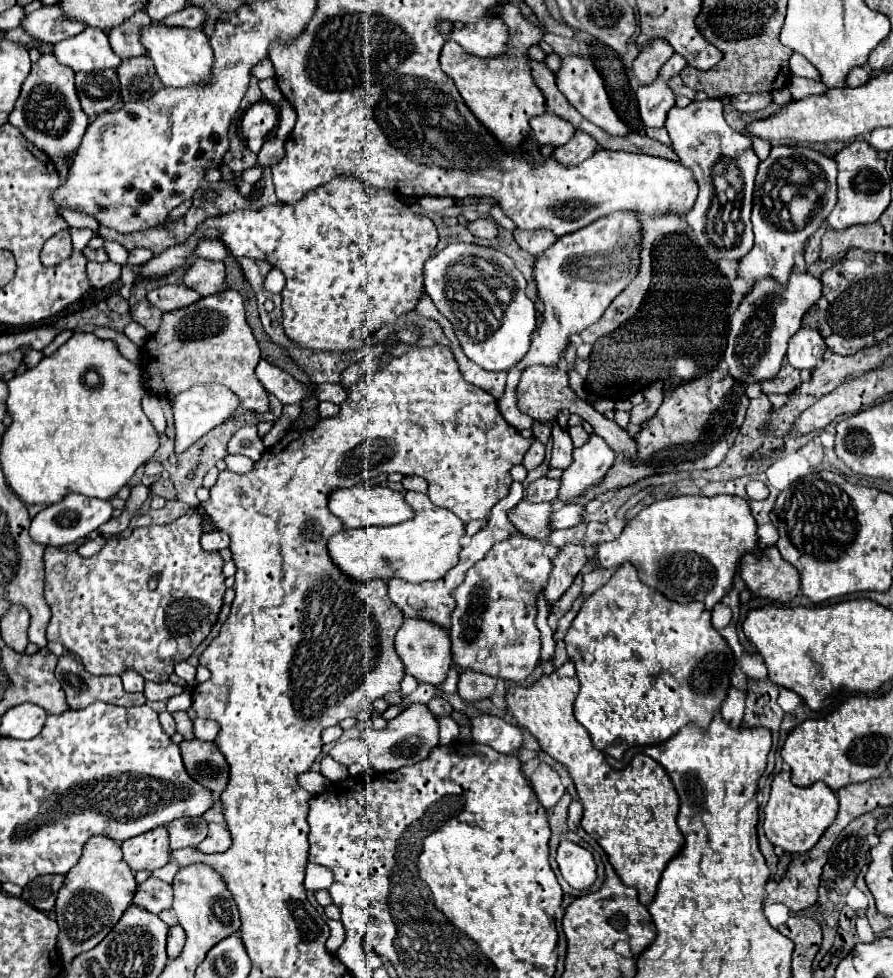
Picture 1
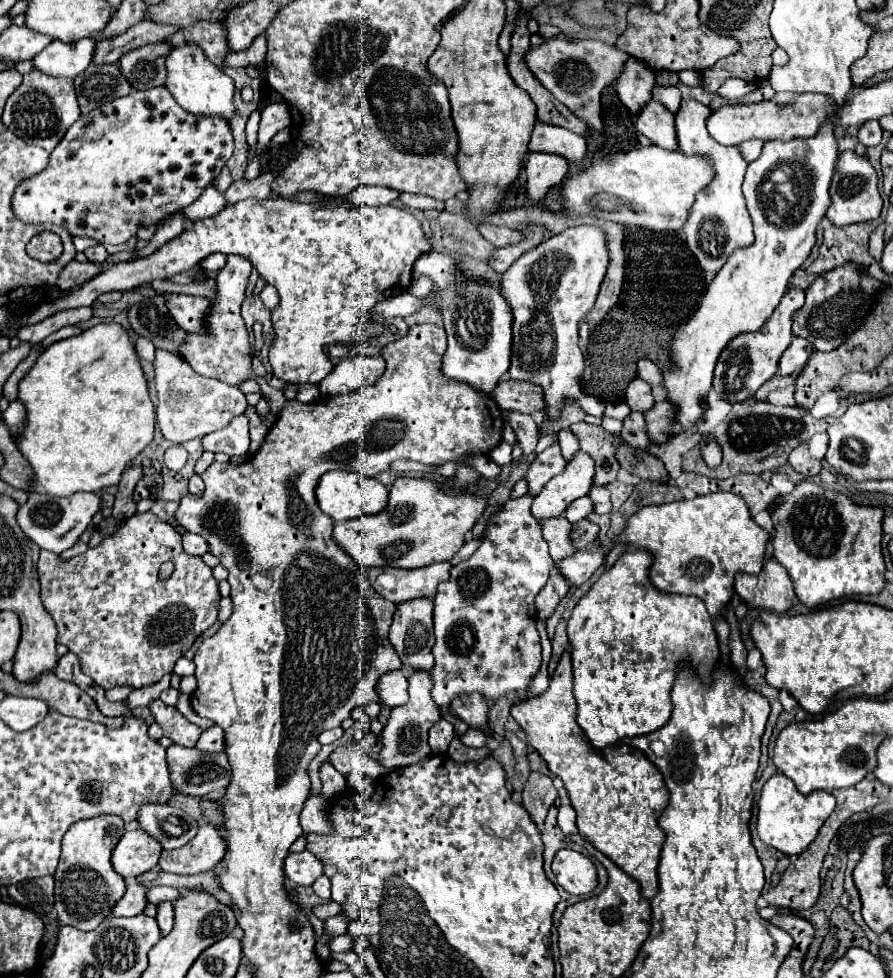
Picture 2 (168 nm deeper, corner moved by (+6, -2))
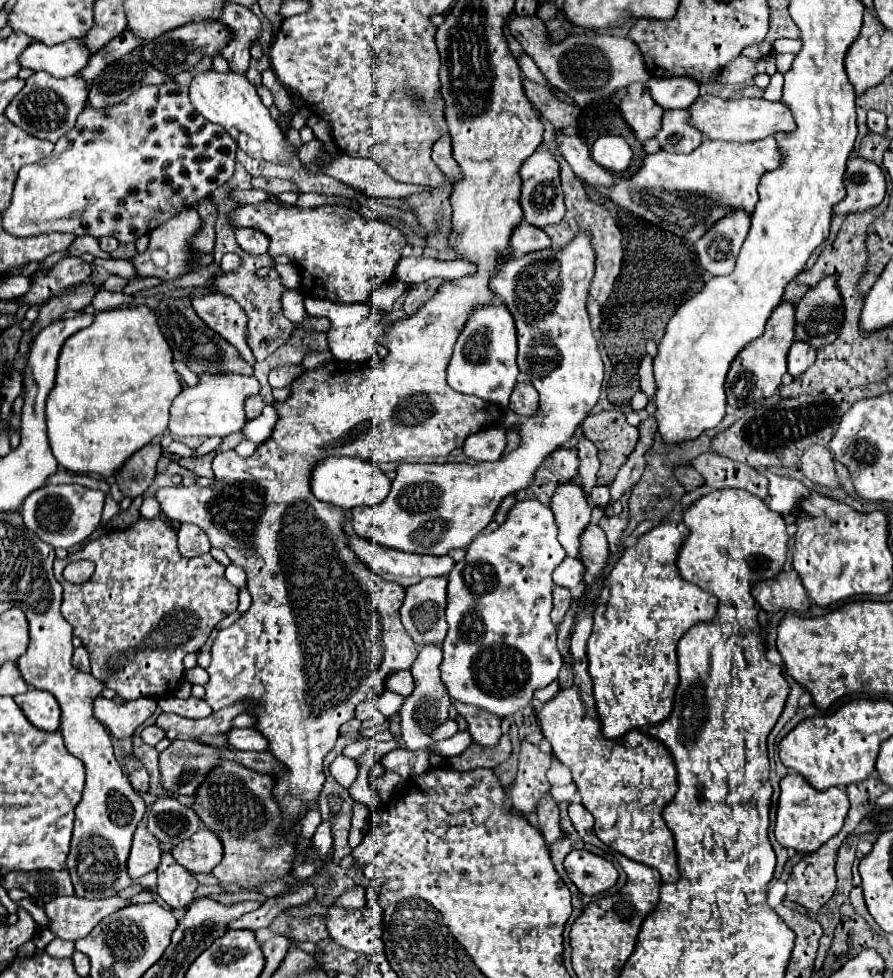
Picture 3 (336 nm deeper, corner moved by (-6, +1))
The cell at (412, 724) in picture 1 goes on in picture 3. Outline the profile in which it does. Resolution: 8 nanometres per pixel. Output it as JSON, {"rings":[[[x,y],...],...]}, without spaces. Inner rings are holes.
{"rings":[[[424,645],[420,649],[418,659],[414,661],[410,673],[414,677],[414,693],[404,699],[404,705],[400,709],[400,719],[402,719],[402,739],[406,743],[406,749],[410,751],[428,751],[430,753],[430,765],[440,767],[446,759],[434,751],[436,741],[432,741],[430,733],[448,719],[448,709],[450,709],[450,697],[448,691],[444,689],[440,681],[440,663],[442,663],[442,649],[436,645]]]}

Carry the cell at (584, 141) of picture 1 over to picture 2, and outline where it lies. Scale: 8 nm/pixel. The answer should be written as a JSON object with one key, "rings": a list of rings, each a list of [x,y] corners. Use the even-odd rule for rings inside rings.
{"rings":[[[530,152],[524,162],[524,194],[530,202],[538,204],[546,198],[548,190],[562,182],[568,172],[568,162],[556,154]]]}

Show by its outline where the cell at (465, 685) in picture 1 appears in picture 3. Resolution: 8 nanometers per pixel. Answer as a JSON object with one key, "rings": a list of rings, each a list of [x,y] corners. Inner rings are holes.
{"rings":[[[456,701],[454,707],[458,713],[468,721],[468,731],[480,745],[496,745],[502,737],[500,723],[502,719],[498,715],[488,715],[488,711],[480,711],[476,707],[468,707],[466,703]]]}

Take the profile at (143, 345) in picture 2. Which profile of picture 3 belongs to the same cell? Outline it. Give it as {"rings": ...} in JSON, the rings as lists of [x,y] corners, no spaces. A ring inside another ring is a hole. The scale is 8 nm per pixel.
{"rings":[[[174,361],[174,365],[176,365],[176,373],[178,373],[178,377],[180,377],[186,385],[196,385],[196,383],[198,383],[198,377],[196,377],[184,363]]]}

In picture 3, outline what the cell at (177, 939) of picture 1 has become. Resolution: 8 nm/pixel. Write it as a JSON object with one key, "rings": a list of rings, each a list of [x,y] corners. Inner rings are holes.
{"rings":[[[170,853],[162,855],[156,873],[158,873],[156,891],[172,909],[186,909],[194,901],[198,883],[190,875],[190,871],[186,871],[172,859]]]}

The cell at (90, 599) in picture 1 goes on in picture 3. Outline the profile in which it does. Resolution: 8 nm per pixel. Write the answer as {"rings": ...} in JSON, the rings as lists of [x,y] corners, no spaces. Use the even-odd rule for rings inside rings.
{"rings":[[[160,515],[154,519],[140,517],[132,527],[112,531],[110,535],[90,541],[82,551],[70,553],[66,559],[56,559],[54,575],[64,587],[62,615],[90,653],[92,675],[128,701],[174,695],[184,677],[182,659],[198,651],[206,643],[210,631],[238,609],[238,589],[224,577],[224,567],[210,553],[182,559],[176,547],[176,531]],[[78,559],[90,559],[96,571],[86,583],[72,585],[62,577],[62,571],[68,563]]]}

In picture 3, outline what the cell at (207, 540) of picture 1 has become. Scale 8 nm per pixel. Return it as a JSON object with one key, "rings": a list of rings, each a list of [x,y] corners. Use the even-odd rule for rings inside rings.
{"rings":[[[182,525],[178,529],[178,549],[180,549],[180,555],[190,559],[190,557],[198,557],[202,553],[208,553],[210,551],[210,539],[208,535],[196,527],[196,525]]]}

